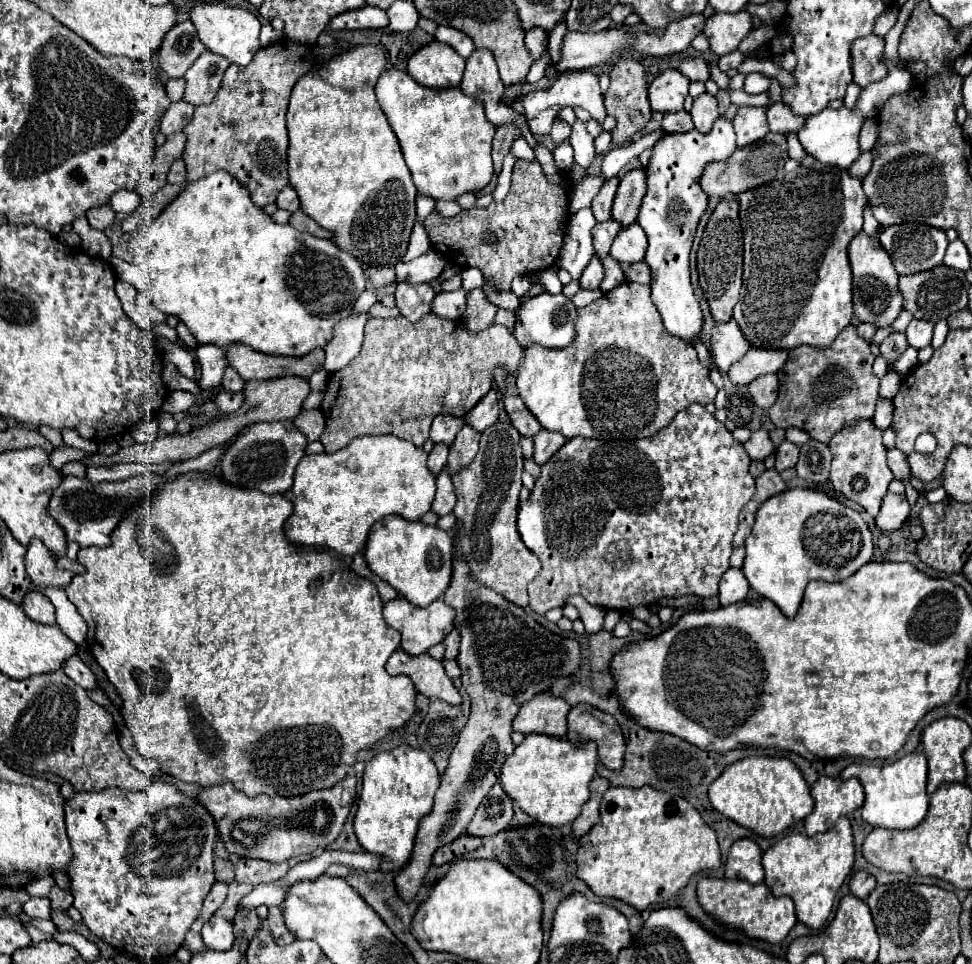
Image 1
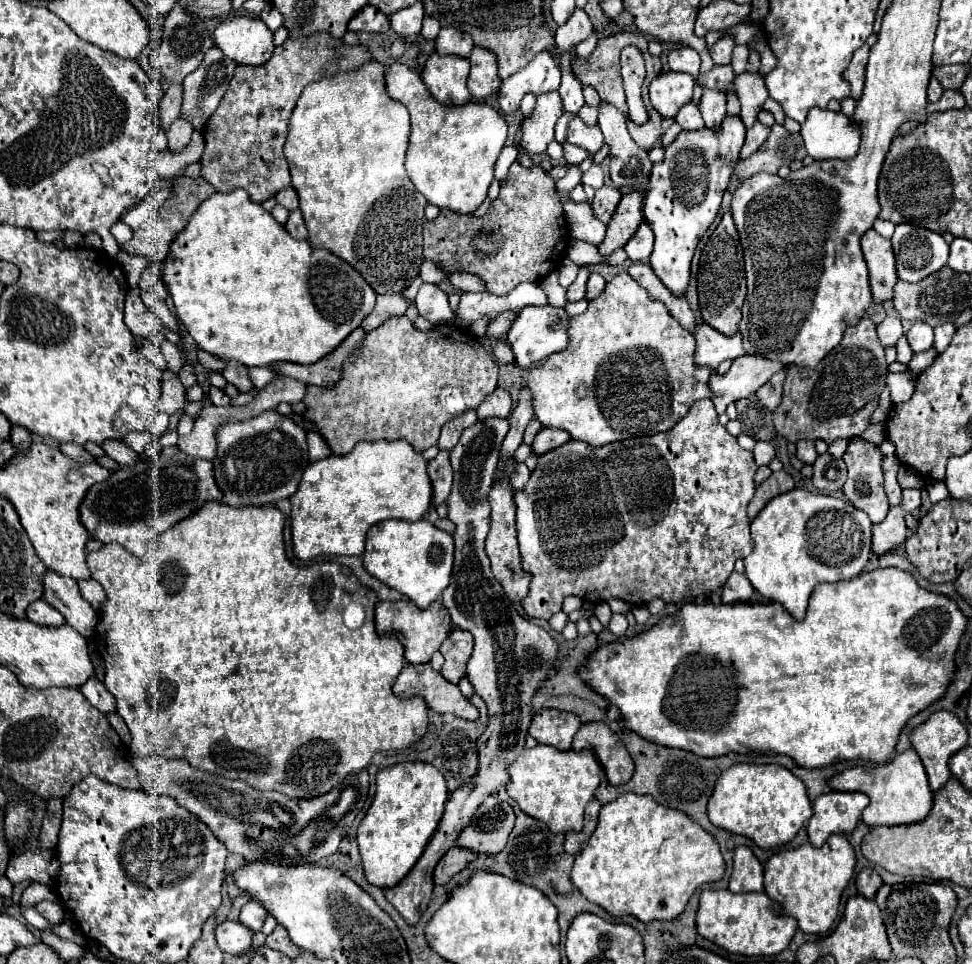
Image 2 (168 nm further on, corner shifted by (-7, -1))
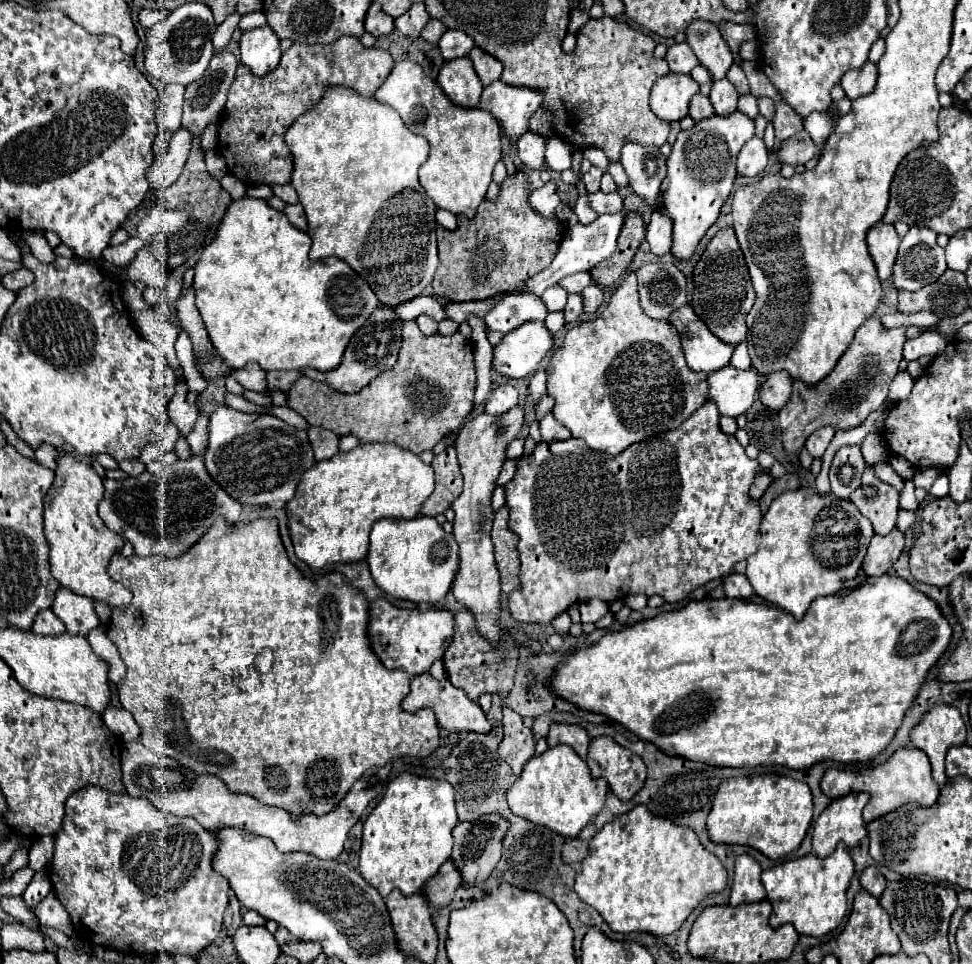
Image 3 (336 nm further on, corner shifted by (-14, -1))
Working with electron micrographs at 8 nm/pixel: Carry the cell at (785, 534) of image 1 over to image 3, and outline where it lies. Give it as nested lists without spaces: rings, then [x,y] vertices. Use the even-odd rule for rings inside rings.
[[[800,488],[794,492],[780,494],[770,504],[768,512],[762,516],[760,532],[760,548],[748,558],[746,578],[750,580],[752,588],[760,598],[790,612],[796,620],[800,620],[806,614],[814,598],[834,594],[842,590],[848,580],[854,580],[858,576],[866,558],[868,544],[874,536],[870,520],[866,520],[850,500],[840,500],[836,496],[820,496],[812,488]]]

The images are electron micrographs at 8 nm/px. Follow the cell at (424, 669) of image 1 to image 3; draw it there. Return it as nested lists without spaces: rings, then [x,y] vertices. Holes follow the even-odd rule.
[[[428,672],[426,674],[418,674],[418,676],[412,678],[412,682],[410,682],[410,694],[402,700],[402,710],[406,710],[406,712],[416,712],[420,708],[434,710],[438,724],[442,728],[450,730],[450,732],[460,732],[460,730],[490,732],[492,730],[492,726],[486,720],[486,714],[482,712],[482,708],[478,706],[478,702],[470,702],[470,698],[464,694],[464,690],[454,688],[454,684],[448,682],[448,678],[436,680]]]

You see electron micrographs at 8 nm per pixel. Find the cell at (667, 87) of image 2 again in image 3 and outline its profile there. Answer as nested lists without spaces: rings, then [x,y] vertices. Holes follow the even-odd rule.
[[[666,74],[652,86],[650,108],[666,122],[682,120],[688,114],[688,102],[694,94],[698,94],[698,84],[690,74]]]

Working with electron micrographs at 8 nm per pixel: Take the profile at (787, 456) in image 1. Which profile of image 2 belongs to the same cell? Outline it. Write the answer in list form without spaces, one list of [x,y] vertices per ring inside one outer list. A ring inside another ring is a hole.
[[[803,440],[797,442],[797,458],[805,464],[813,464],[817,458],[817,450],[815,450],[815,442],[813,440]]]

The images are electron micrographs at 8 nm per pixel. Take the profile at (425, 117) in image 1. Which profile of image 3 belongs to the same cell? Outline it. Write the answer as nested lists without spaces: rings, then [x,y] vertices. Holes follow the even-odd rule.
[[[410,60],[398,62],[392,68],[374,98],[392,106],[414,134],[428,140],[430,156],[420,166],[420,184],[426,188],[426,194],[434,204],[452,214],[474,218],[478,204],[484,200],[492,182],[492,170],[502,158],[502,130],[498,120],[486,110],[452,104],[442,88]]]

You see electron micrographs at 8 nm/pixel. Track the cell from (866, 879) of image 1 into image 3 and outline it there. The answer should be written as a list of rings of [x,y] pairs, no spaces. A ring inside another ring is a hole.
[[[868,866],[868,868],[860,874],[860,884],[862,884],[862,888],[864,888],[866,892],[870,892],[870,894],[876,896],[876,898],[880,898],[880,894],[882,894],[884,888],[886,888],[886,880],[884,880],[884,876],[880,874],[880,870],[878,870],[876,866]]]

